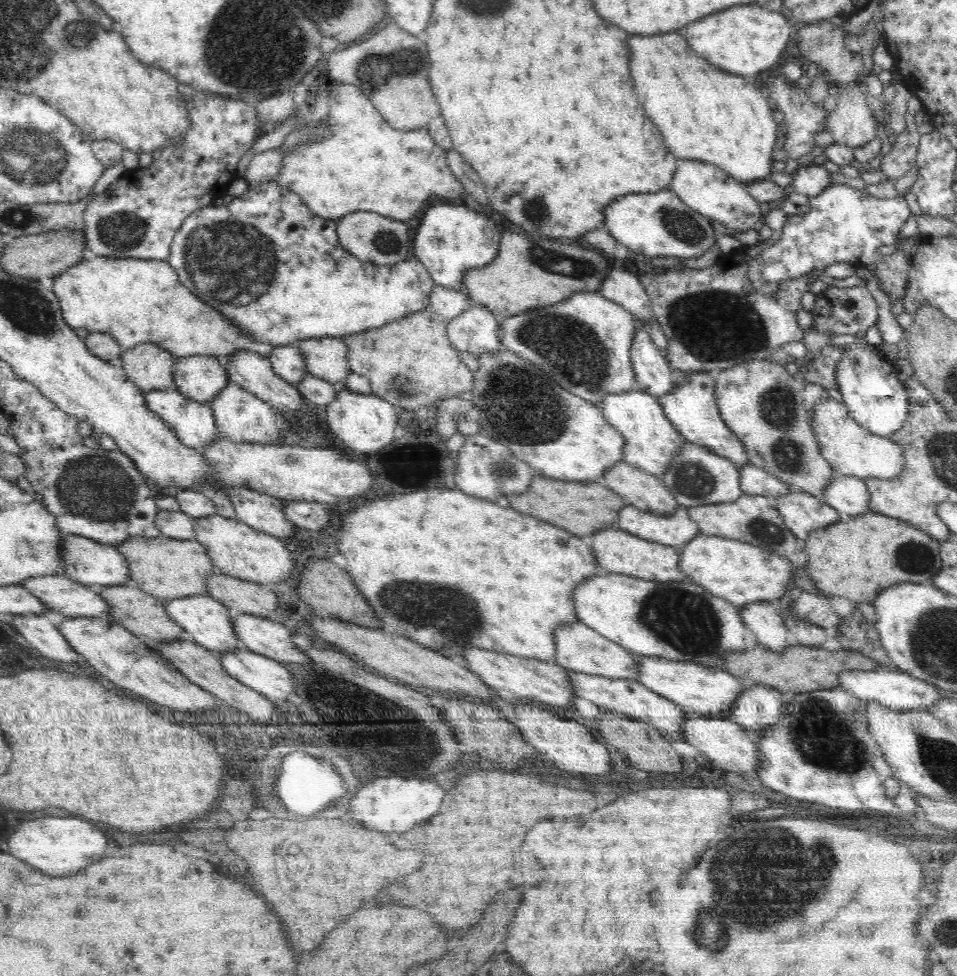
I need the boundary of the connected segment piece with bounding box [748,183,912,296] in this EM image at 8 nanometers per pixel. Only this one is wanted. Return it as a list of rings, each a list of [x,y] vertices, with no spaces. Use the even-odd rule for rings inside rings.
[[[838,183],[830,184],[830,186],[828,186],[826,190],[822,190],[820,194],[810,197],[809,201],[811,205],[810,210],[800,216],[789,216],[789,220],[784,224],[784,228],[782,228],[780,236],[770,241],[770,247],[765,248],[765,250],[759,254],[749,255],[748,280],[751,282],[751,285],[754,287],[756,292],[763,294],[764,296],[774,296],[774,294],[778,292],[778,288],[780,288],[780,284],[782,284],[782,282],[786,282],[786,280],[794,280],[794,278],[811,273],[814,269],[824,269],[825,266],[831,265],[833,262],[850,262],[854,266],[866,266],[867,264],[877,263],[882,257],[887,257],[889,254],[896,251],[896,236],[898,236],[901,231],[901,226],[904,222],[912,216],[910,208],[908,208],[908,204],[906,203],[903,195],[898,195],[894,198],[878,198],[872,196],[867,190],[858,190]]]

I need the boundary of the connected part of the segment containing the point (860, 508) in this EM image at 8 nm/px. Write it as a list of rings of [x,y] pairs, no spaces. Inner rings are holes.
[[[837,474],[819,495],[822,502],[836,509],[843,517],[868,512],[870,491],[862,478]]]

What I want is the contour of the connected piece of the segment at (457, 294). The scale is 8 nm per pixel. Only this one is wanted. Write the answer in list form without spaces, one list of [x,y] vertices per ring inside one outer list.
[[[435,284],[430,292],[430,306],[436,314],[446,321],[454,320],[462,311],[468,310],[475,303],[463,289],[446,288]]]

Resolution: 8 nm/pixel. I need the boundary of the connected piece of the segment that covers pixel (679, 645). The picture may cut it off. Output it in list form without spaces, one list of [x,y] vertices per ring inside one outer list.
[[[599,573],[596,577],[586,579],[576,586],[576,590],[572,592],[572,601],[578,620],[635,653],[636,656],[695,662],[702,666],[711,668],[718,666],[718,669],[724,669],[726,654],[746,650],[744,634],[747,626],[739,613],[740,607],[714,596],[688,578],[684,582],[648,582],[619,573],[608,575]]]

